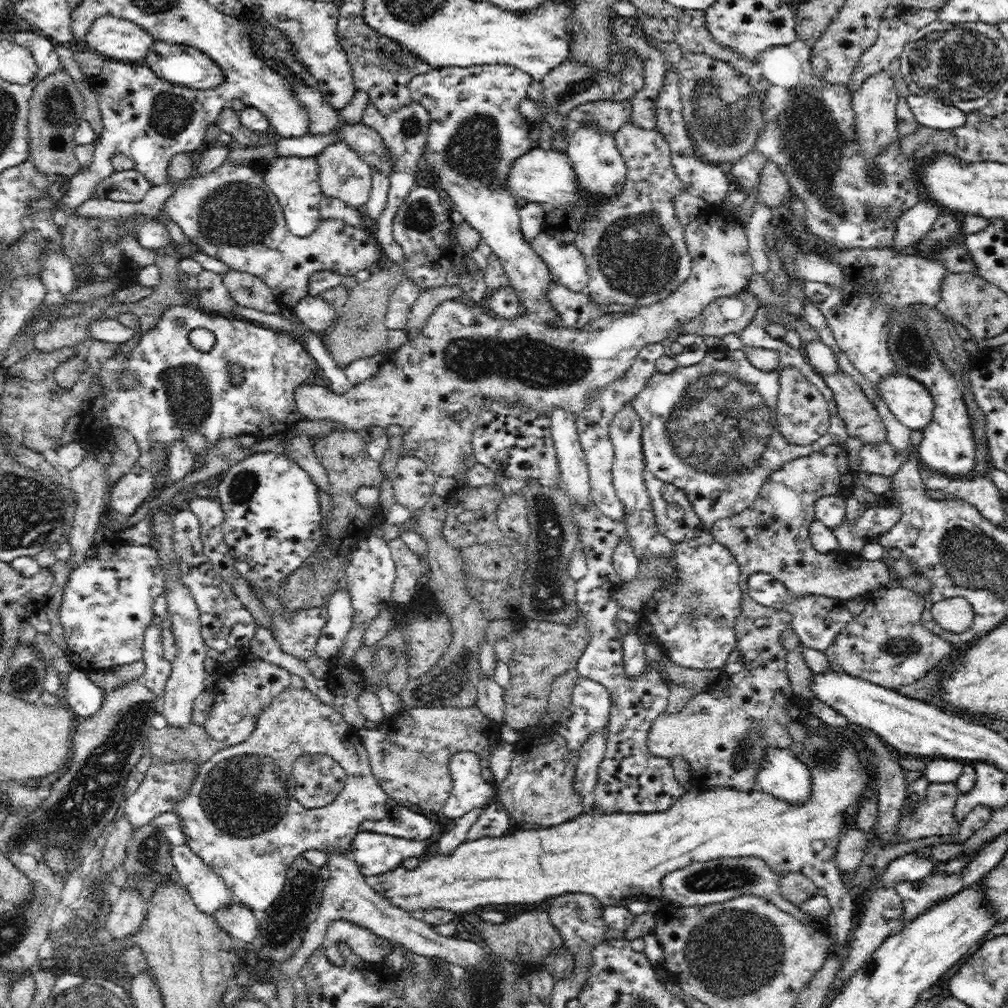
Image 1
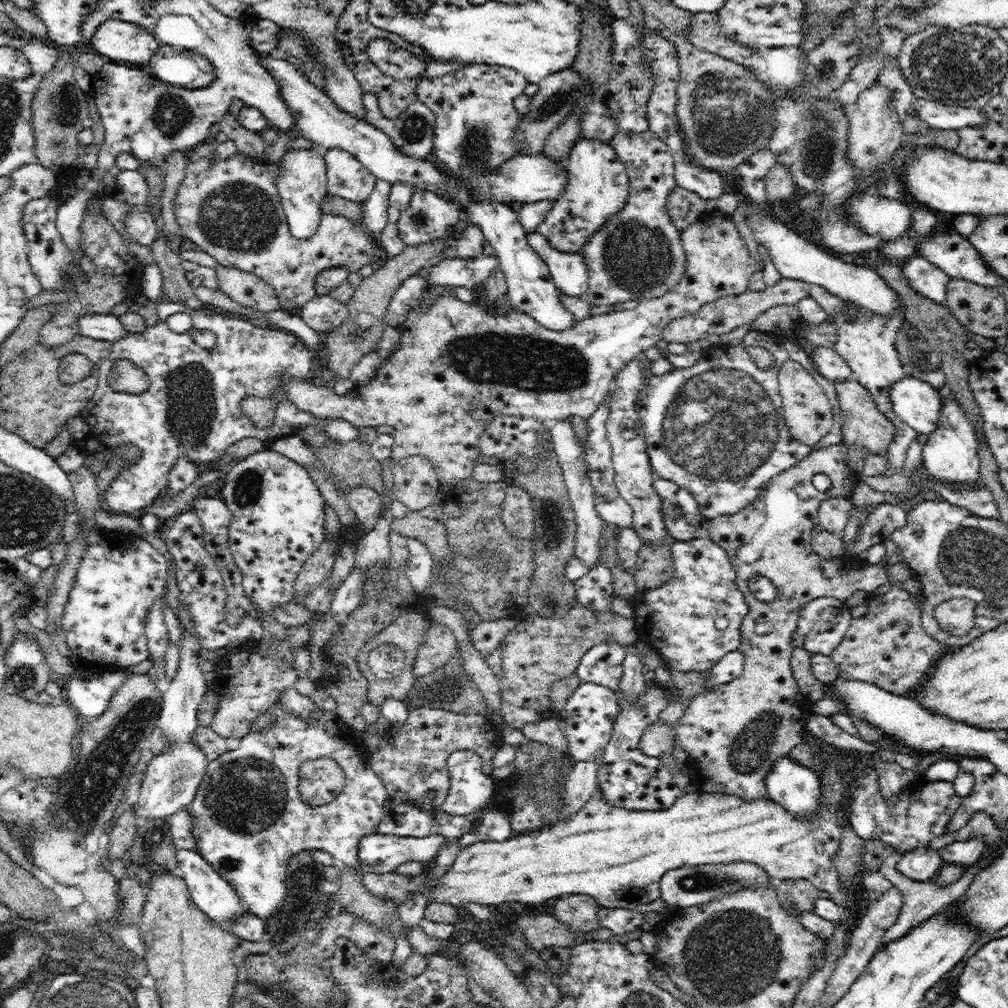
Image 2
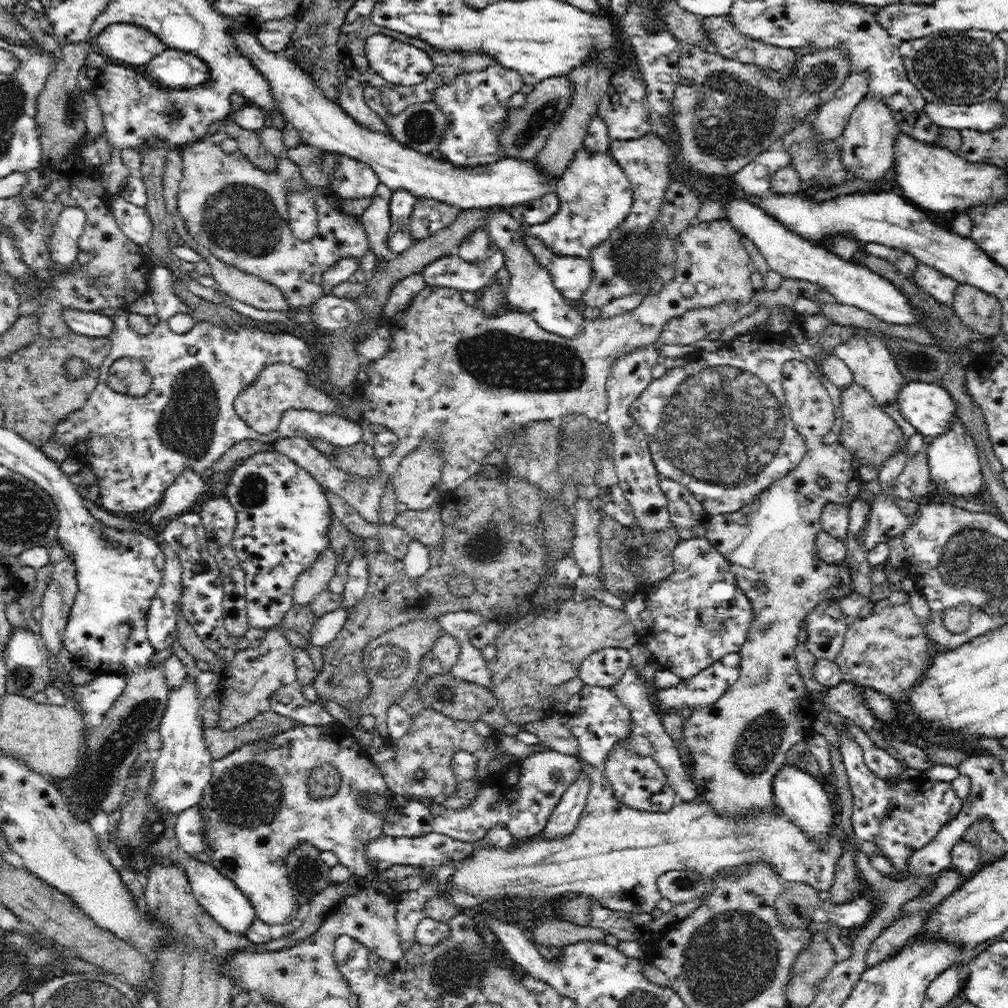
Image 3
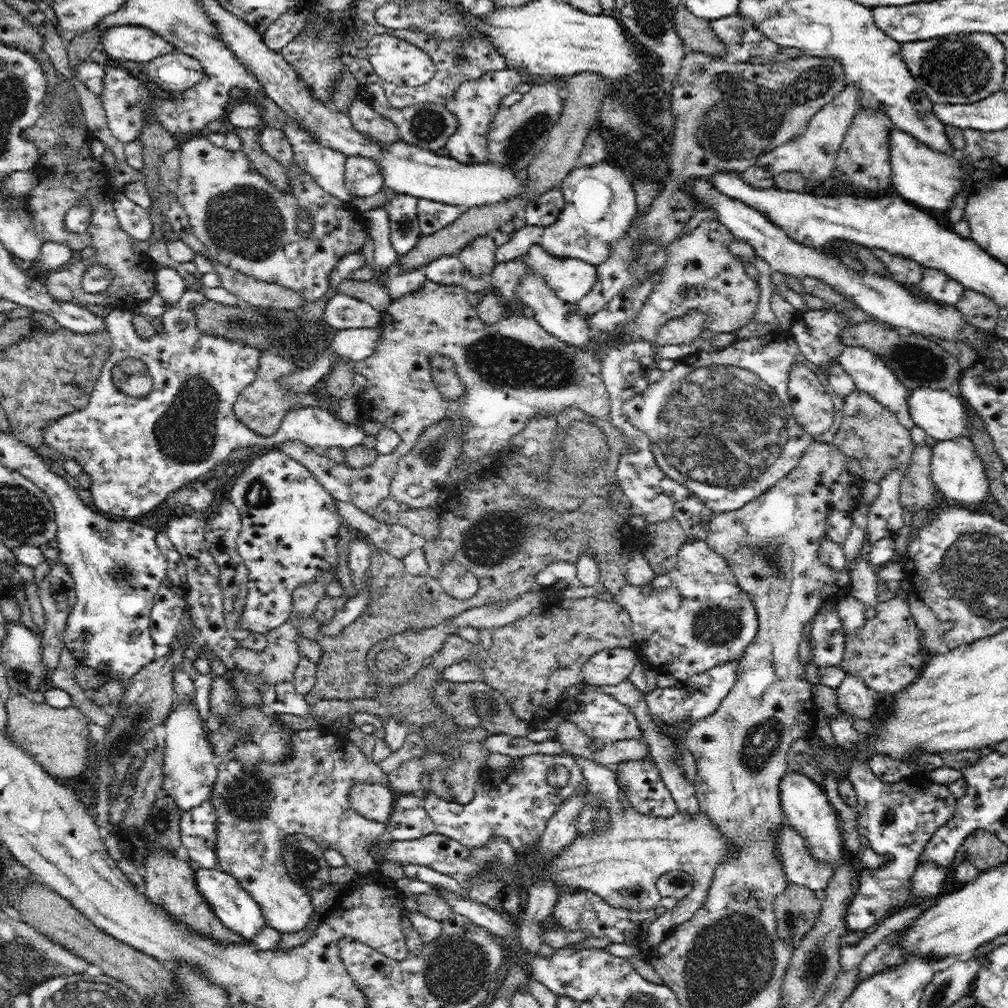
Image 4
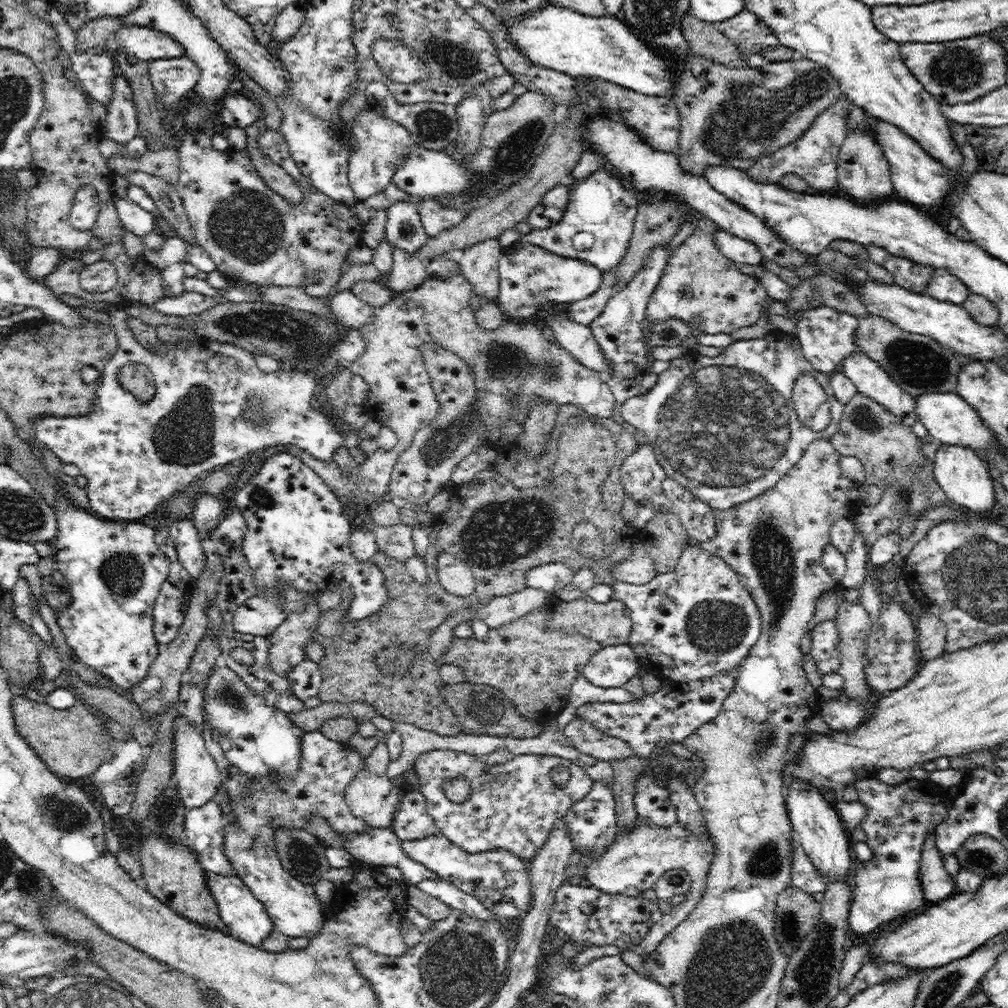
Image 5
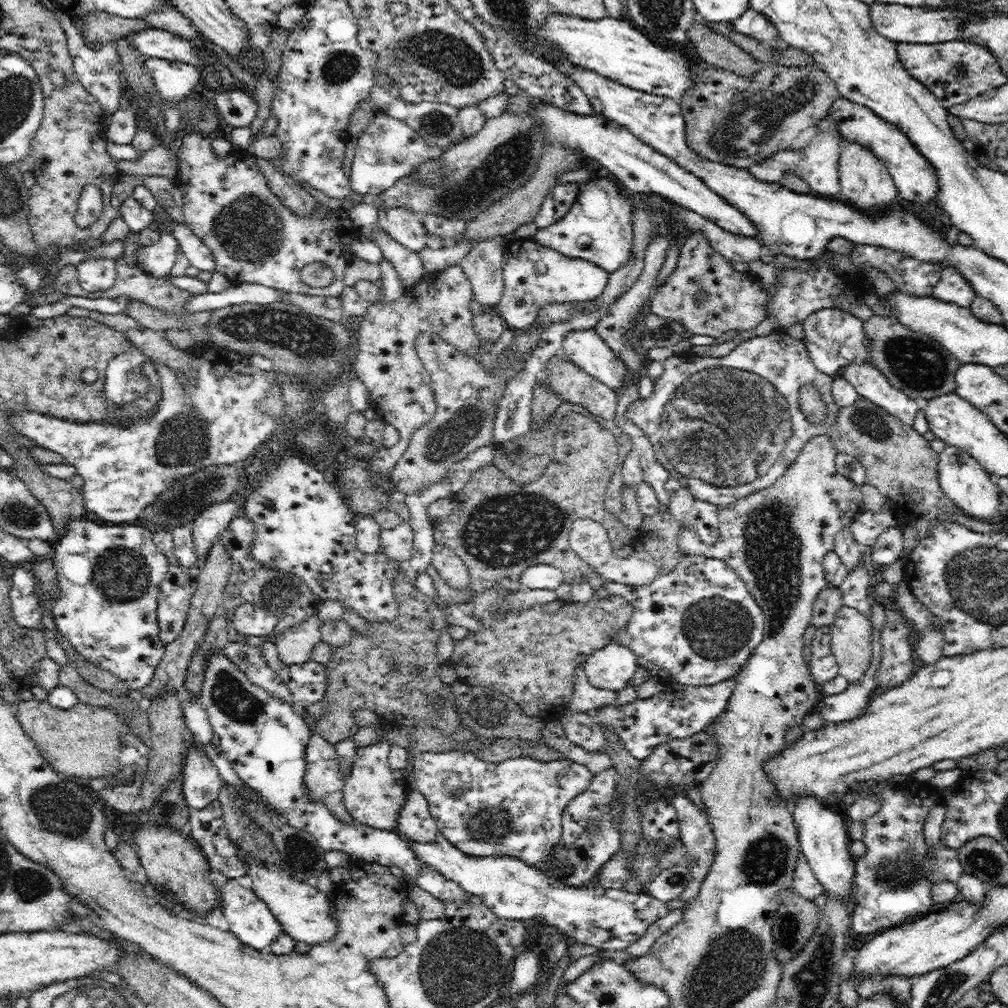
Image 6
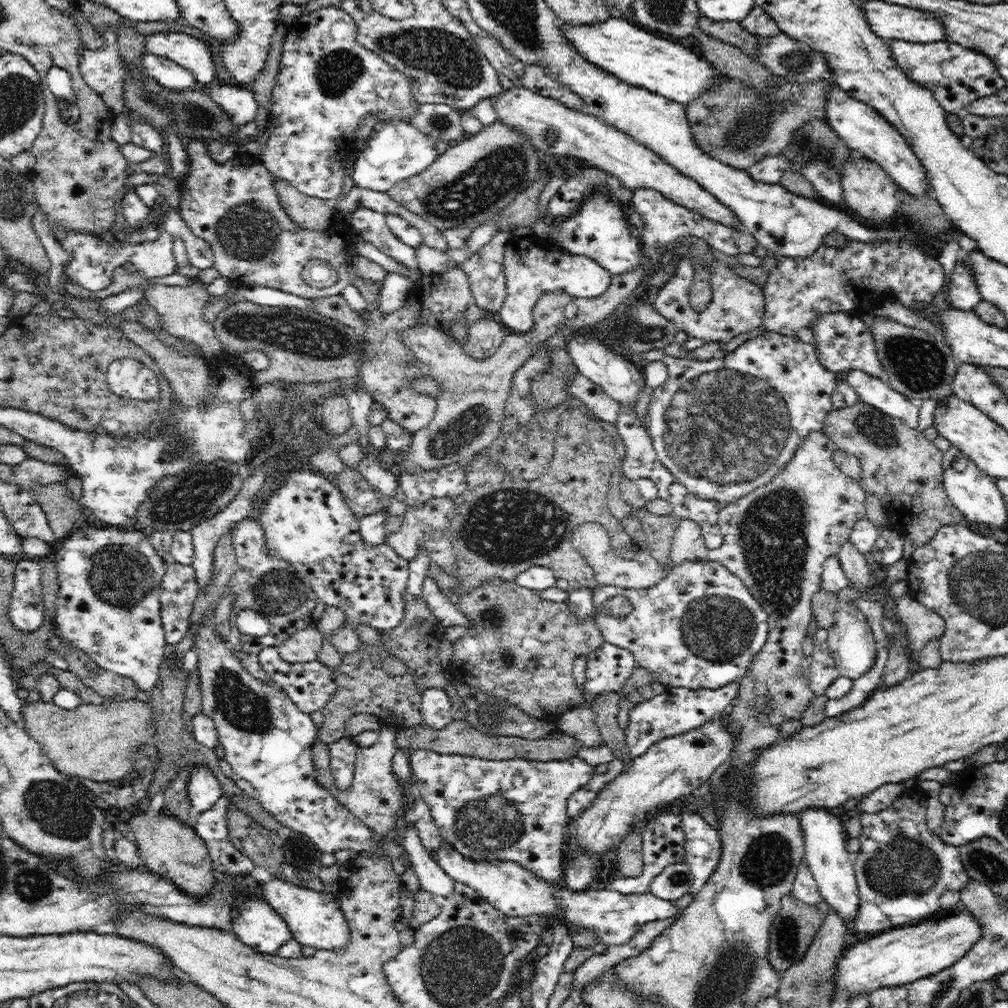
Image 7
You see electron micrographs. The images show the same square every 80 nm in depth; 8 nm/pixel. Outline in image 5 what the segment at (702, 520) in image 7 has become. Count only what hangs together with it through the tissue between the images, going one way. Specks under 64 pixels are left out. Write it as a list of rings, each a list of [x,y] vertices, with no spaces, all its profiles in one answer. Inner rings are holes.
[[[671,477],[664,479],[662,488],[672,502],[671,512],[681,520],[689,538],[706,546],[716,536],[716,511]]]

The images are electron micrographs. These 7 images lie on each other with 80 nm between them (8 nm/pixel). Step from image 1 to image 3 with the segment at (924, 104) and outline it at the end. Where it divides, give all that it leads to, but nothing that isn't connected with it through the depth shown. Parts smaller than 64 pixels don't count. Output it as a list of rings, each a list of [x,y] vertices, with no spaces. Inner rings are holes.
[[[997,97],[971,105],[926,102],[924,112],[928,113],[928,117],[935,125],[958,130],[970,128],[986,132],[996,130],[998,126],[1006,122],[1004,105],[998,101]]]

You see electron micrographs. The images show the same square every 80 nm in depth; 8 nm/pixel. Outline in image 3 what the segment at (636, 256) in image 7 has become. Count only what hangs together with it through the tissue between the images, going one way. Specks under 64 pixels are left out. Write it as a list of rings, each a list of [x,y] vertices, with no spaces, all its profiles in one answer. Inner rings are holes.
[[[582,146],[570,160],[568,168],[556,182],[556,195],[558,195],[558,212],[543,224],[534,224],[534,226],[524,225],[524,240],[530,235],[539,239],[550,248],[552,253],[559,256],[580,256],[584,259],[590,257],[594,247],[601,246],[605,241],[609,240],[613,230],[624,223],[624,218],[628,216],[630,208],[632,208],[632,189],[629,178],[626,176],[624,169],[613,155],[606,152],[590,152],[585,146]],[[500,250],[488,253],[485,260],[472,264],[459,256],[444,256],[428,264],[421,274],[430,286],[454,288],[460,292],[474,293],[488,287],[492,278],[505,266]]]

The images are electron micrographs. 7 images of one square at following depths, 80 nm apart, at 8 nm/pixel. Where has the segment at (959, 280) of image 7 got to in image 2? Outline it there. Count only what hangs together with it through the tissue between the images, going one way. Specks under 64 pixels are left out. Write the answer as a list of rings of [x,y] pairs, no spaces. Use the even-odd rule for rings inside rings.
[[[916,256],[908,260],[904,265],[899,264],[903,268],[903,276],[908,280],[909,287],[916,294],[920,294],[923,298],[928,298],[940,305],[946,304],[947,284],[950,277],[944,273],[936,265],[930,263],[926,258]]]

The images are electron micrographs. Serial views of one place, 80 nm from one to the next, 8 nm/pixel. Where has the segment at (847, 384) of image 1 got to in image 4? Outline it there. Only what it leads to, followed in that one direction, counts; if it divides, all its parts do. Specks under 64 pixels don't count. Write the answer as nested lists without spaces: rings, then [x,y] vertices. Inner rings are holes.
[[[854,389],[844,398],[843,417],[840,428],[834,435],[833,443],[848,457],[858,460],[862,469],[864,469],[864,478],[870,482],[879,484],[880,480],[888,474],[890,468],[897,468],[904,475],[908,464],[910,464],[912,452],[915,449],[912,441],[911,430],[908,430],[903,424],[900,424],[898,417],[888,411],[884,405],[881,405],[875,398],[872,398],[867,392]]]

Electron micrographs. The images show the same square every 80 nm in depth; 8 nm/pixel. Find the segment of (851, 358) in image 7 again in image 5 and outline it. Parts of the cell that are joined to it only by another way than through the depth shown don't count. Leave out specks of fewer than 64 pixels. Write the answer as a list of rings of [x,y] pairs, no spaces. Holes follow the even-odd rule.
[[[823,304],[802,314],[802,318],[797,320],[796,336],[806,360],[814,367],[814,370],[826,375],[832,374],[836,370],[840,370],[842,362],[846,358],[859,352],[854,343],[854,334],[856,334],[858,324],[859,319],[854,315],[840,312]]]

